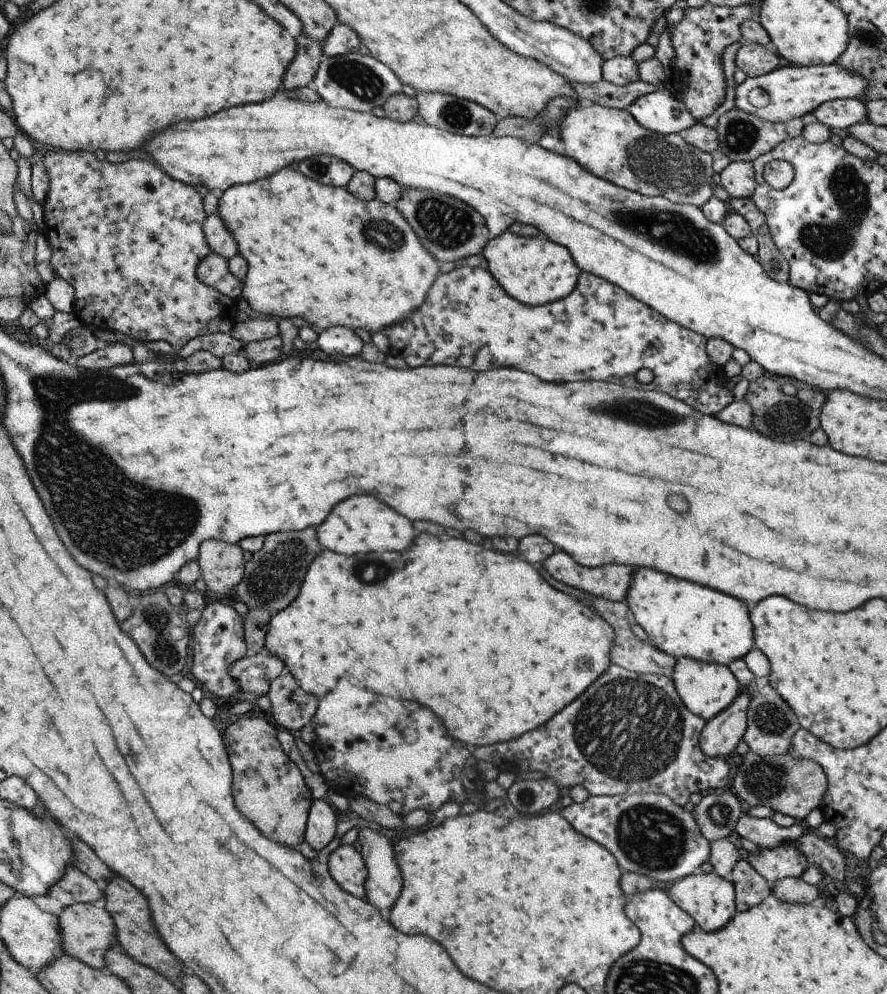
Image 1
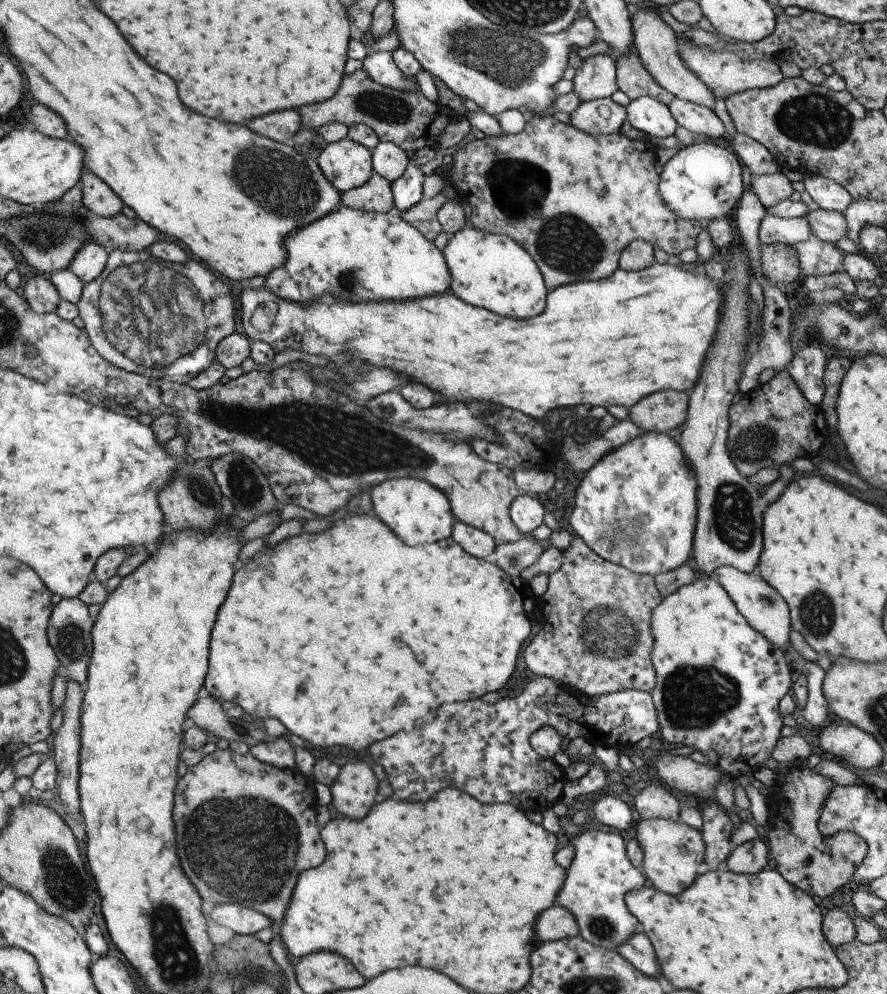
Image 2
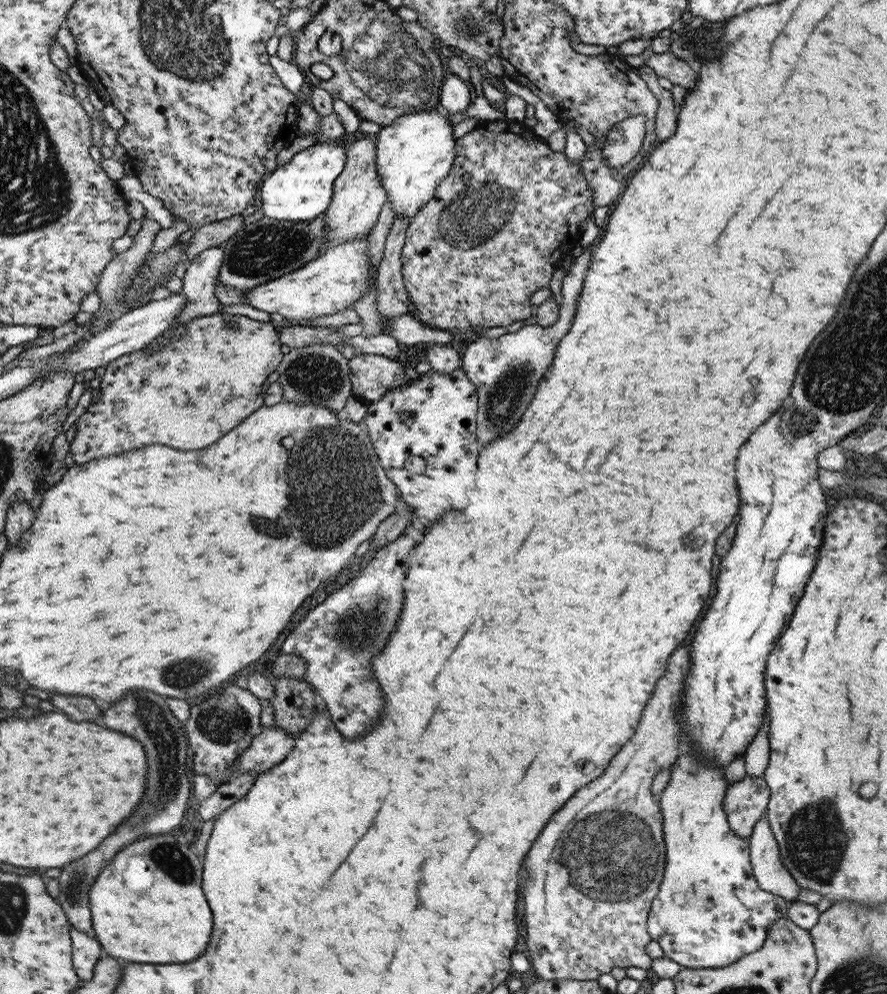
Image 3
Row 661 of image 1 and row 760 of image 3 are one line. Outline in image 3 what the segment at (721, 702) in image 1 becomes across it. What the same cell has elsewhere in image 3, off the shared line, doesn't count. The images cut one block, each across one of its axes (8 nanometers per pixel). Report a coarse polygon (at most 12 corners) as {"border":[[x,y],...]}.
{"border":[[682,749],[646,930],[682,968],[762,948],[788,902],[729,827],[724,768]]}

